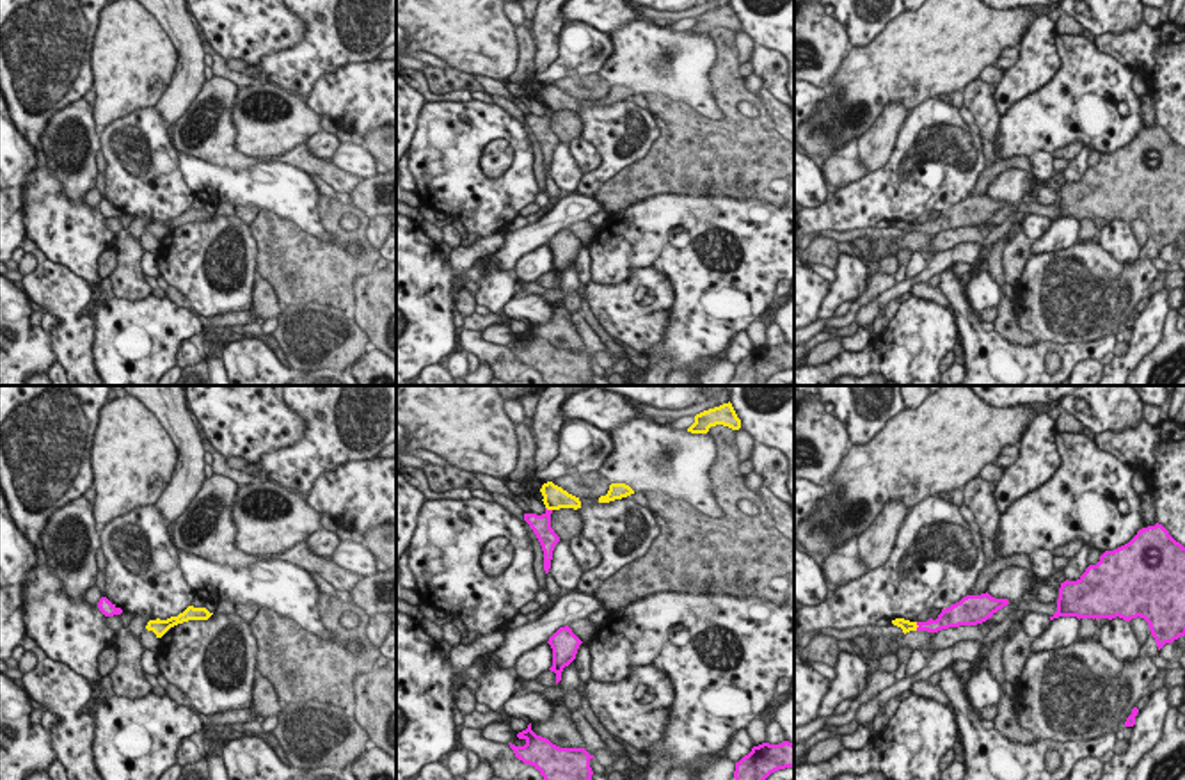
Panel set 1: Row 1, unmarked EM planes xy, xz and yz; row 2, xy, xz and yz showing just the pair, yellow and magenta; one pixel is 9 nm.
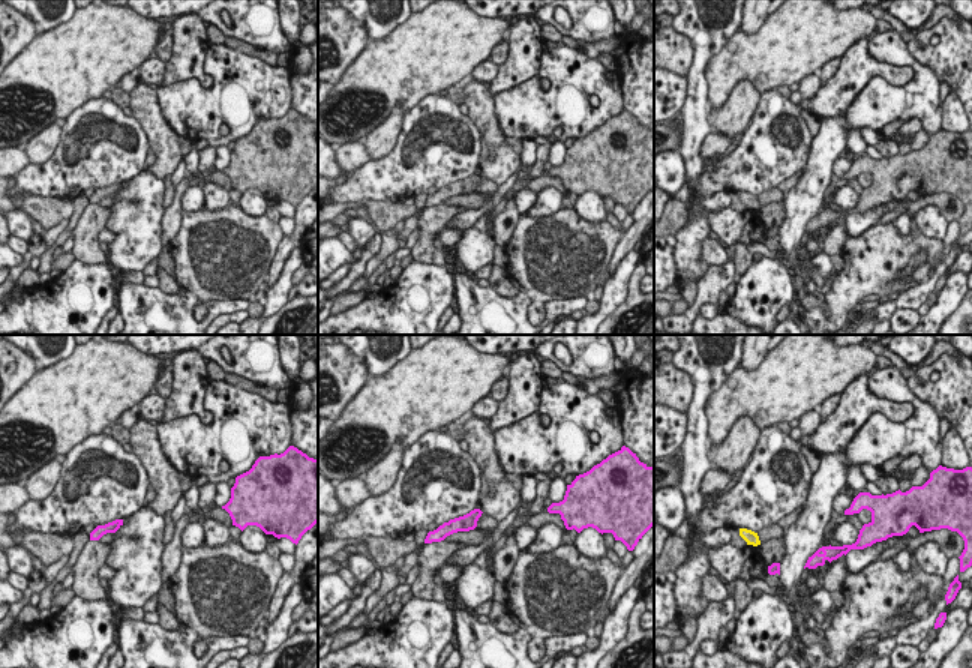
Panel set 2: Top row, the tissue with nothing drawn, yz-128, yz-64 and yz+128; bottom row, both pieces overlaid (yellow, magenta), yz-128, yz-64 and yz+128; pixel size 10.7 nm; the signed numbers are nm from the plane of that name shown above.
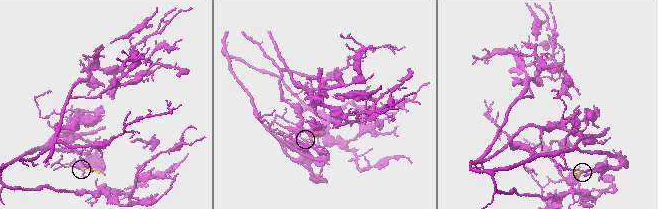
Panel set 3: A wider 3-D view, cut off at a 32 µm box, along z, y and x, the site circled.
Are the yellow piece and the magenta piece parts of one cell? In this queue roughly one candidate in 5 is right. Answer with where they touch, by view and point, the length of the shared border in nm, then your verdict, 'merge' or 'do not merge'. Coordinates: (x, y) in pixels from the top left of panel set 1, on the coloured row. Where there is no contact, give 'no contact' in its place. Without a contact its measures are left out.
contact yz (917, 626); length 80 nm; merge

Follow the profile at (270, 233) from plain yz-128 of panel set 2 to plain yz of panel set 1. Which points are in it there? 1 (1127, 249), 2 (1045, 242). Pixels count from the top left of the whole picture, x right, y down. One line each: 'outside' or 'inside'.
1: outside
2: outside

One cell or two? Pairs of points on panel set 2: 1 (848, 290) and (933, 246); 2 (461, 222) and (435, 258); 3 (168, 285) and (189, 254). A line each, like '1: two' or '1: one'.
1: one
2: two
3: two

